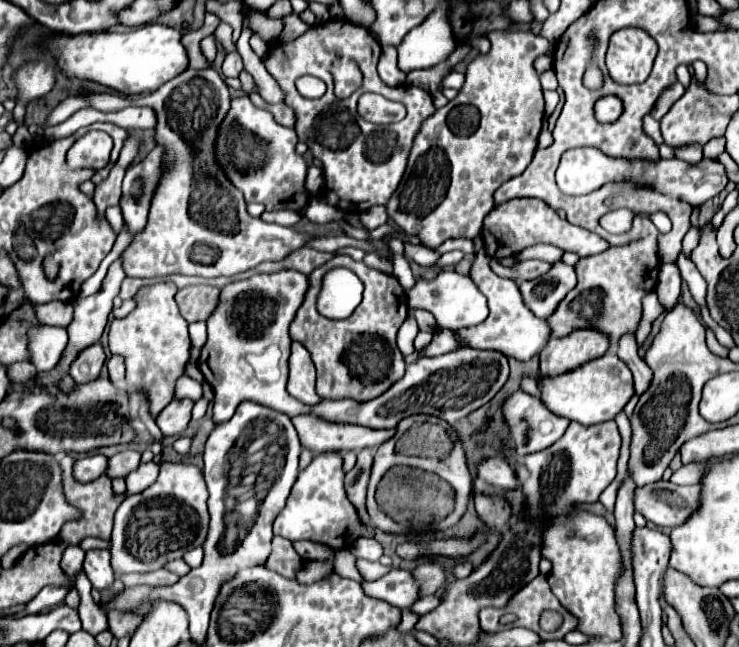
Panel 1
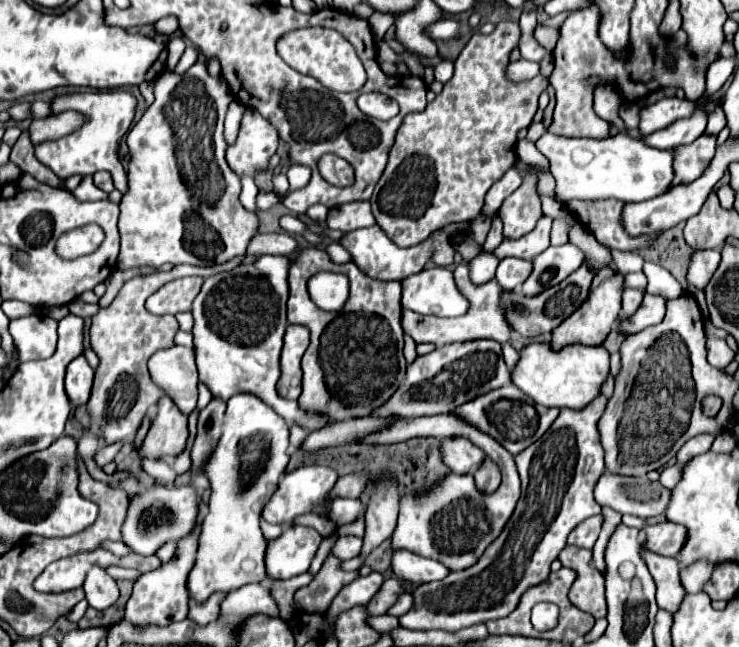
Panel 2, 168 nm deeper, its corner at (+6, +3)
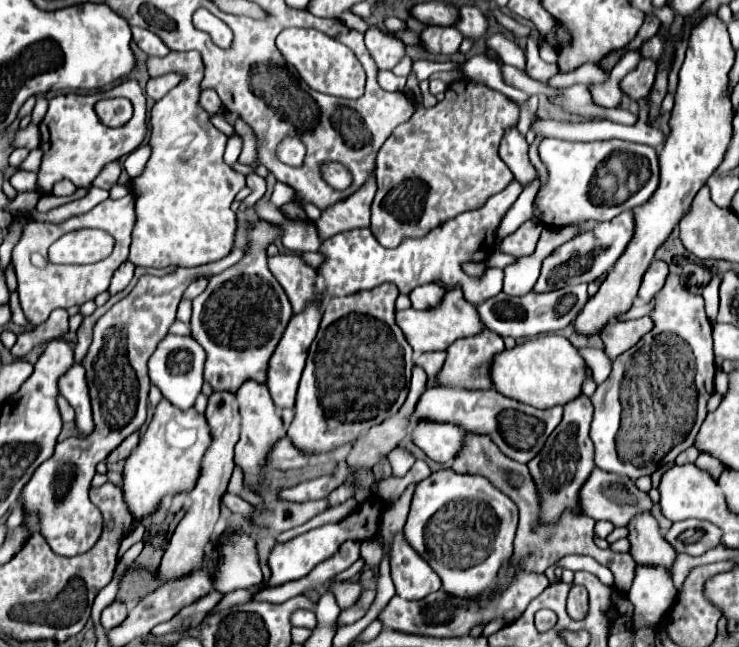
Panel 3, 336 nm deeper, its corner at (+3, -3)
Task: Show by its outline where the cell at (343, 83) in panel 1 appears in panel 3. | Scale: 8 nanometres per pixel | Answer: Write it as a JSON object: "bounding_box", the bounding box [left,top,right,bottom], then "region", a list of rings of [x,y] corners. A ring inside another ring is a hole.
{"bounding_box":[277,29,365,99],"region":[[[285,29],[277,37],[277,49],[281,51],[283,59],[299,71],[301,79],[311,89],[345,99],[359,99],[363,95],[365,71],[359,59],[355,59],[355,53],[349,47],[335,41],[333,37],[315,29]]]}

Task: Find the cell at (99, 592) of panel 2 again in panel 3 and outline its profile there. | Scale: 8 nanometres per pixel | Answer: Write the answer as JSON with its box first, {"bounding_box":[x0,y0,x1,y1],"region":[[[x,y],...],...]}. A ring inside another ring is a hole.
{"bounding_box":[101,601,127,629],"region":[[[113,601],[109,603],[103,611],[101,611],[101,625],[105,629],[111,629],[119,623],[123,623],[123,619],[127,617],[127,607],[123,601]]]}

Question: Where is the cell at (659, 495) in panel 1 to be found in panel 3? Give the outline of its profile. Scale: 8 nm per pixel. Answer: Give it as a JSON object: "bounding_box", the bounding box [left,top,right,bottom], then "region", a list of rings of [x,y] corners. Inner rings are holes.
{"bounding_box":[579,469,653,527],"region":[[[595,469],[591,473],[591,479],[587,479],[587,483],[583,485],[579,503],[583,503],[583,513],[585,515],[589,515],[597,521],[601,521],[601,519],[611,521],[615,527],[625,527],[639,513],[647,513],[653,507],[653,501],[649,497],[649,493],[637,489],[637,485],[631,479],[619,477],[615,473],[607,473],[607,471],[601,471],[601,469]]]}

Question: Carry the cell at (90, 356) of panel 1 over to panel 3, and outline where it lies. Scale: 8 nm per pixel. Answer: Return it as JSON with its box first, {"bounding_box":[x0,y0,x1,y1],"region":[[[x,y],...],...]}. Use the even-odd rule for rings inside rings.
{"bounding_box":[59,365,93,435],"region":[[[73,365],[63,379],[59,379],[59,391],[69,401],[69,405],[75,409],[77,417],[77,429],[87,435],[93,431],[93,419],[91,419],[91,403],[89,403],[89,387],[85,379],[85,369],[81,365]]]}

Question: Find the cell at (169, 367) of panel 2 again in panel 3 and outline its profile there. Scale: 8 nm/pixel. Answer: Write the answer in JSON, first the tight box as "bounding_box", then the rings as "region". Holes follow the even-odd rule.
{"bounding_box":[149,335,205,411],"region":[[[167,335],[155,349],[155,353],[149,359],[149,379],[153,385],[159,387],[163,397],[175,405],[181,411],[187,411],[195,405],[197,397],[201,395],[203,385],[203,363],[205,363],[205,351],[195,343],[193,337],[177,337]]]}

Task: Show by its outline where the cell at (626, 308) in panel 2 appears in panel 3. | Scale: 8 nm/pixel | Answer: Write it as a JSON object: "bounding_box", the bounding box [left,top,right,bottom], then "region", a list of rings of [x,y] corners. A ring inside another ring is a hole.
{"bounding_box":[637,261,669,303],"region":[[[653,261],[653,263],[649,265],[649,269],[645,271],[645,275],[643,275],[643,281],[641,281],[641,287],[639,287],[637,297],[643,299],[645,303],[649,303],[649,301],[661,291],[661,287],[665,285],[667,273],[669,273],[669,271],[667,271],[667,263],[663,263],[663,261]]]}

